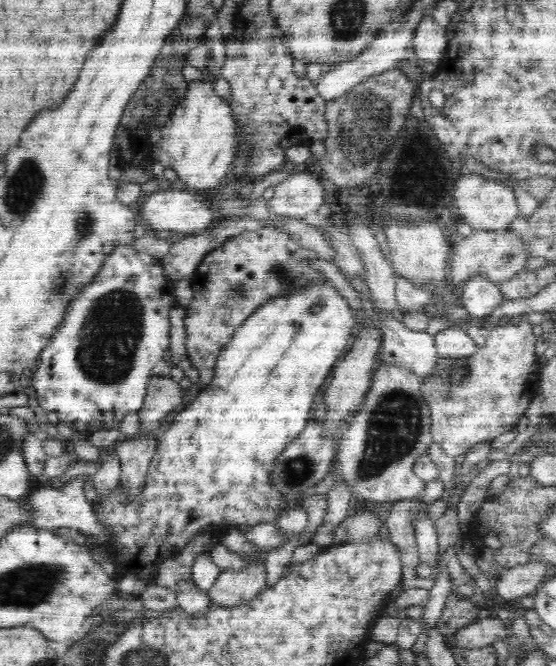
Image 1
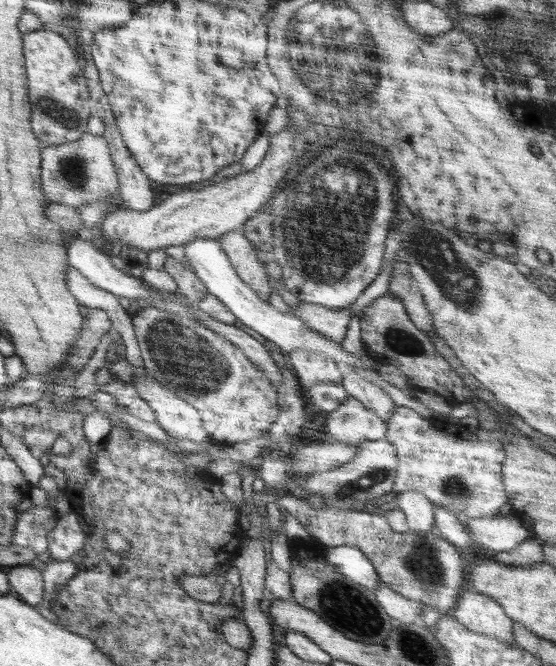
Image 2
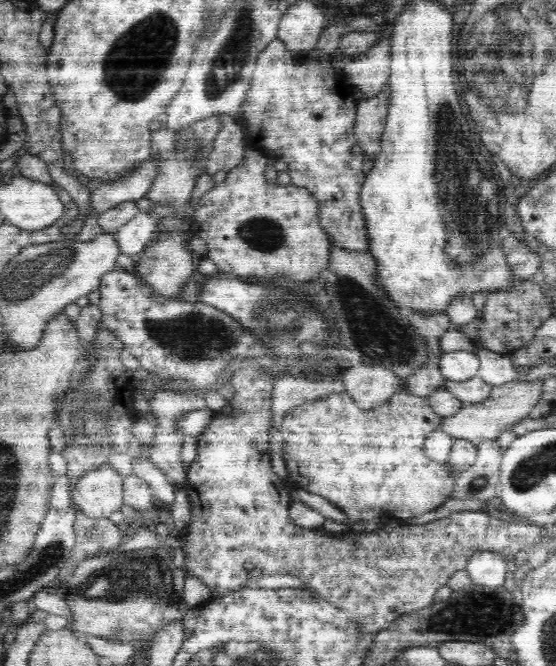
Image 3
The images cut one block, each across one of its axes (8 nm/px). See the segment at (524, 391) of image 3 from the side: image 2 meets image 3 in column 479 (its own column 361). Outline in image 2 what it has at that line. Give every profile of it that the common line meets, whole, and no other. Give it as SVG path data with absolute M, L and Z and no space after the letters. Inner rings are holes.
M352 396L329 412L324 424L324 432L330 434L334 441L345 444L381 440L386 437L387 431L387 421Z

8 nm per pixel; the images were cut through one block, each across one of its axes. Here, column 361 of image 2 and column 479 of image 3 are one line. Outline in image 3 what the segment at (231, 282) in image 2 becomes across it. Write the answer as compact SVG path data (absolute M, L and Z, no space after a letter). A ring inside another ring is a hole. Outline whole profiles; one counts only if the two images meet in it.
M462 350L443 353L439 363L445 381L460 382L479 374L477 353Z

